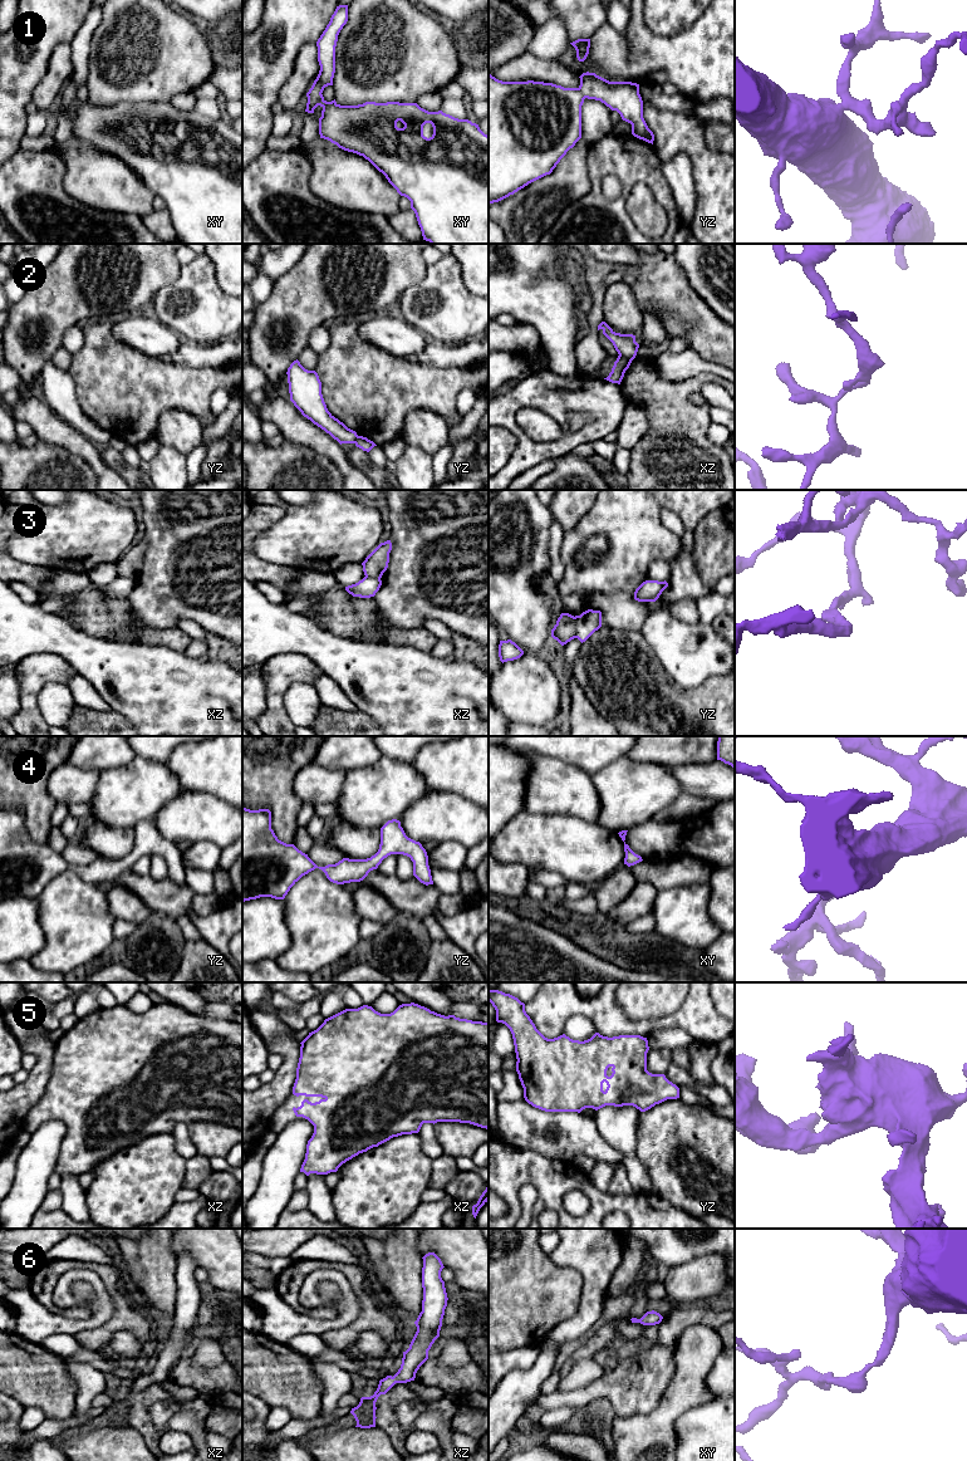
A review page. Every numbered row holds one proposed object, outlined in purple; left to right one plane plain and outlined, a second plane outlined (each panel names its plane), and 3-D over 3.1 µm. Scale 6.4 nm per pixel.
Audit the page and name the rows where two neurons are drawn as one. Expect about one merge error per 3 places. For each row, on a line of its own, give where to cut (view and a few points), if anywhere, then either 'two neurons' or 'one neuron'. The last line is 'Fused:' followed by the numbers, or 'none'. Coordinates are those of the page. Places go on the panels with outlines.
1: no cut | one neuron
2: xz (619, 354), (632, 359) | two neurons
3: yz (574, 617), (577, 637) | two neurons
4: no cut | one neuron
5: no cut | one neuron
6: no cut | one neuron
Fused: 2, 3

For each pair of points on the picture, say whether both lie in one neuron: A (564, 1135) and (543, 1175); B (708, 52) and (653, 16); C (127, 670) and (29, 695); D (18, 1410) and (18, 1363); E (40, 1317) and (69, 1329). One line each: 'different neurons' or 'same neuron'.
A: different neurons
B: different neurons
C: different neurons
D: different neurons
E: same neuron

